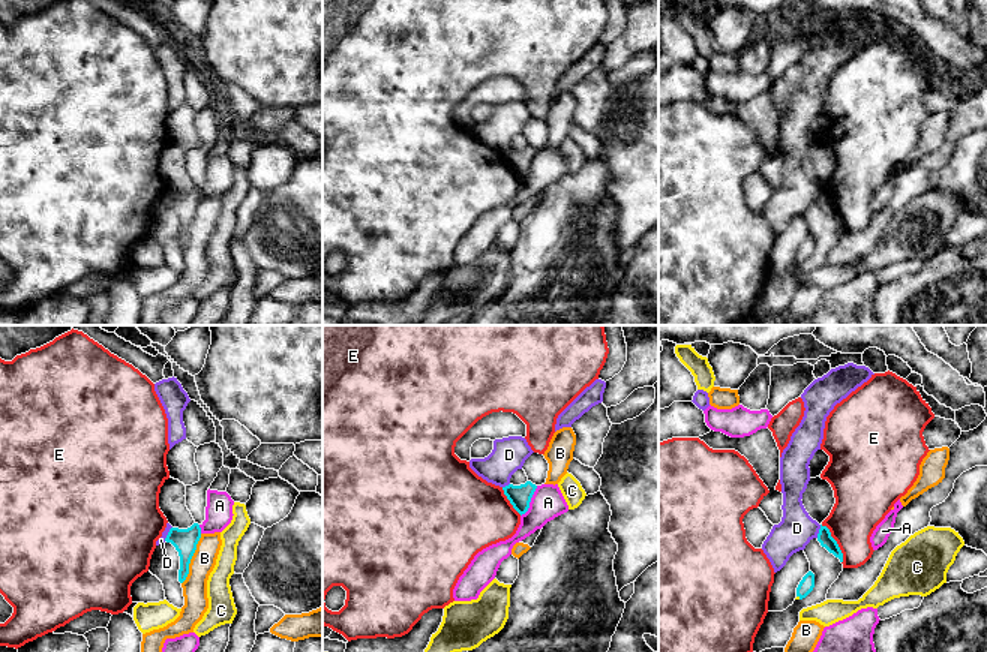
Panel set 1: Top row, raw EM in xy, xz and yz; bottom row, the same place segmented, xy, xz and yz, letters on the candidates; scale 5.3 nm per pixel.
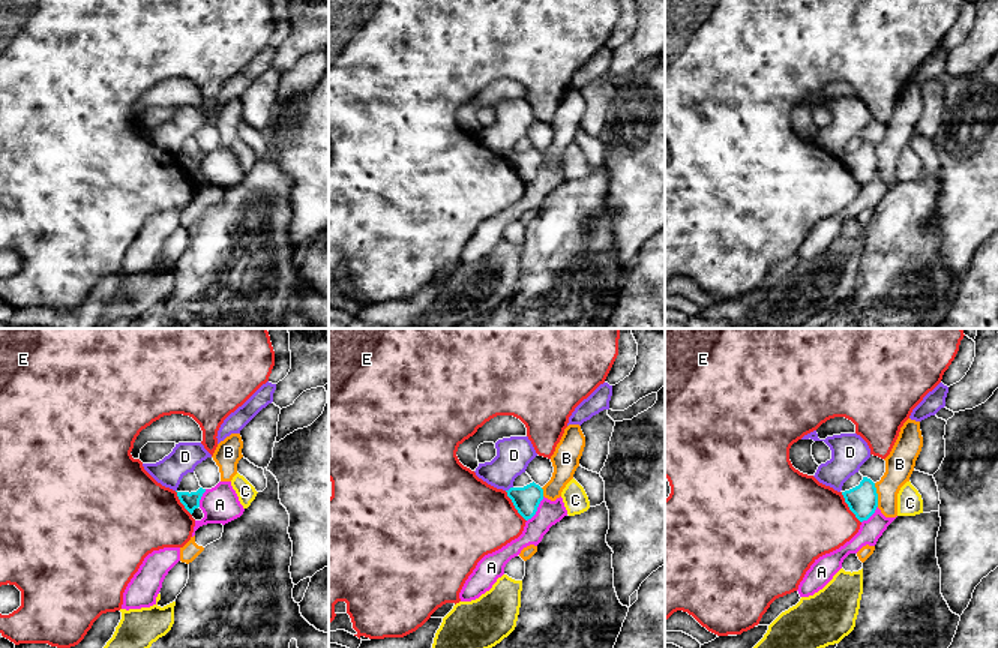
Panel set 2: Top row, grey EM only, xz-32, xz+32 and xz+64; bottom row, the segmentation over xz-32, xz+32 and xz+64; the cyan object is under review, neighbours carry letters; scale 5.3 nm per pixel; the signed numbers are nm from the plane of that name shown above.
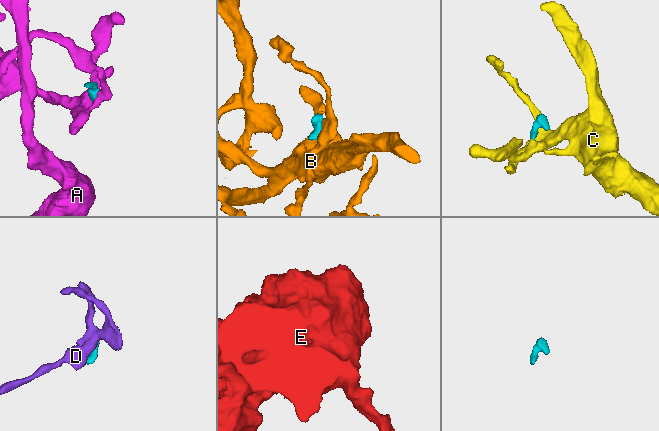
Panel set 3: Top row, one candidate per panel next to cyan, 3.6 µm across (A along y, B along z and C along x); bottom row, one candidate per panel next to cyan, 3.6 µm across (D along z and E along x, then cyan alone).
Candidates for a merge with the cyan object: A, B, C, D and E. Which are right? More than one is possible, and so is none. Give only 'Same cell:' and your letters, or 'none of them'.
Same cell: C

